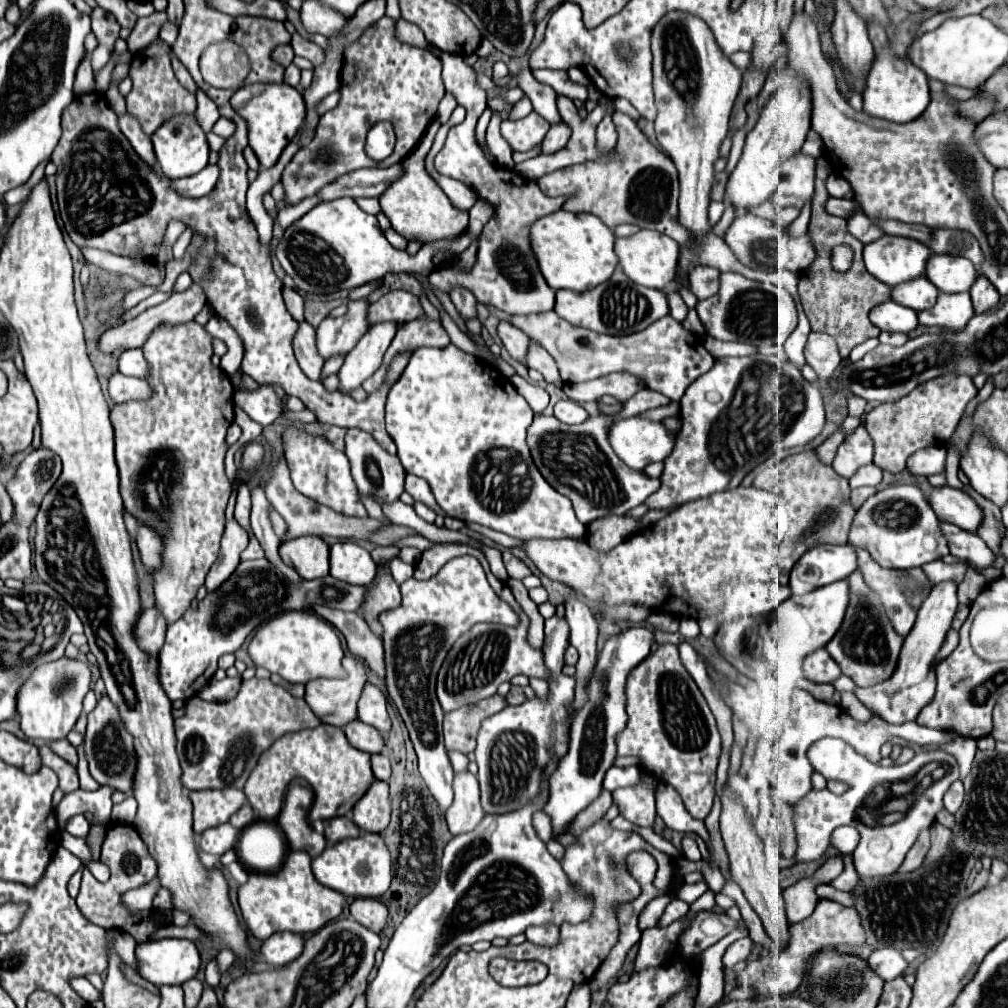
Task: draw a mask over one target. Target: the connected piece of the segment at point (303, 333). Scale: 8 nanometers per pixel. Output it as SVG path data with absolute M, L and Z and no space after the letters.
M299 322L299 328L293 336L293 350L295 350L295 358L301 366L301 370L311 380L319 380L323 362L317 354L317 348L315 348L315 328L309 326L307 322Z

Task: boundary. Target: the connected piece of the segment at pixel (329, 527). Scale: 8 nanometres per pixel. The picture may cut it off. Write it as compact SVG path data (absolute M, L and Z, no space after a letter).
M281 456L275 460L273 464L273 472L271 472L271 478L267 480L265 484L265 492L267 492L267 498L269 502L273 504L273 508L277 512L287 512L287 516L283 514L283 518L287 520L287 534L283 540L291 540L291 538L297 538L297 536L305 536L305 534L315 534L315 536L335 536L335 538L355 538L355 540L367 540L367 536L377 530L377 526L383 526L383 522L375 520L375 518L345 518L343 514L337 514L333 510L329 510L327 506L321 506L317 502L313 502L311 498L305 498L303 494L299 494L291 482L291 476L289 476L289 466L287 466L287 460Z

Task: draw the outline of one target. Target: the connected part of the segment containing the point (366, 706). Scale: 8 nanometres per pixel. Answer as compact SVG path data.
M367 684L363 694L361 694L359 720L365 722L365 724L375 726L381 734L387 734L391 730L391 718L387 714L387 698L373 684Z

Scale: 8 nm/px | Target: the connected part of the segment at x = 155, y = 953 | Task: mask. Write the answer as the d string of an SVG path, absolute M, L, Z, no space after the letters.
M149 940L137 946L135 954L139 974L155 986L181 986L201 968L199 950L191 940Z

